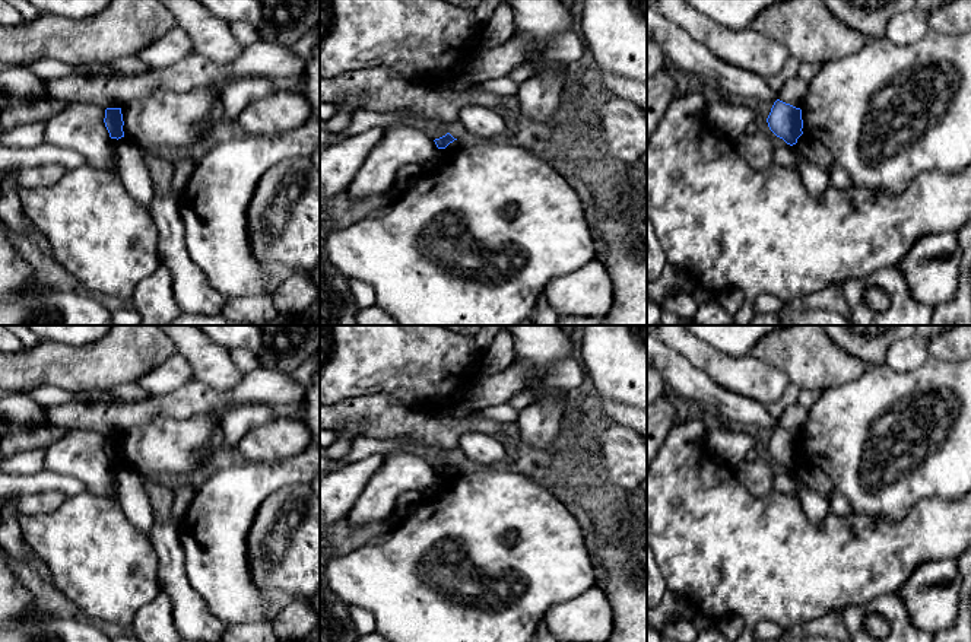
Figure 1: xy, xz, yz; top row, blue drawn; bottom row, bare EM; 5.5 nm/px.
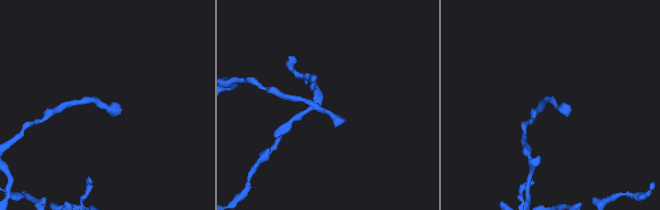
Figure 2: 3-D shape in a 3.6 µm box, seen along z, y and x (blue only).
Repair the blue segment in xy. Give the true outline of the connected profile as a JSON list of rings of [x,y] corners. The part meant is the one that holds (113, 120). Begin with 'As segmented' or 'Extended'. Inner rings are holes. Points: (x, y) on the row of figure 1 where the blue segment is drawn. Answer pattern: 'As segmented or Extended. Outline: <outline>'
As segmented. Outline: [[[107,108],[104,123],[111,139],[118,140],[124,137],[123,131],[124,121],[123,121],[121,108]]]

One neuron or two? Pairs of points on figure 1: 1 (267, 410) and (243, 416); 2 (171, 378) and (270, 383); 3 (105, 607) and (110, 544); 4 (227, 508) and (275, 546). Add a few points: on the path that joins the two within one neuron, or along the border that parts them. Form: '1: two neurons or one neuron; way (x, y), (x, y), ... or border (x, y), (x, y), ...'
1: one neuron; way (262, 413), (248, 416)
2: two neurons; border (190, 381), (158, 397)
3: one neuron; way (105, 591), (107, 561)
4: two neurons; border (266, 496), (248, 530), (247, 559), (250, 562)

